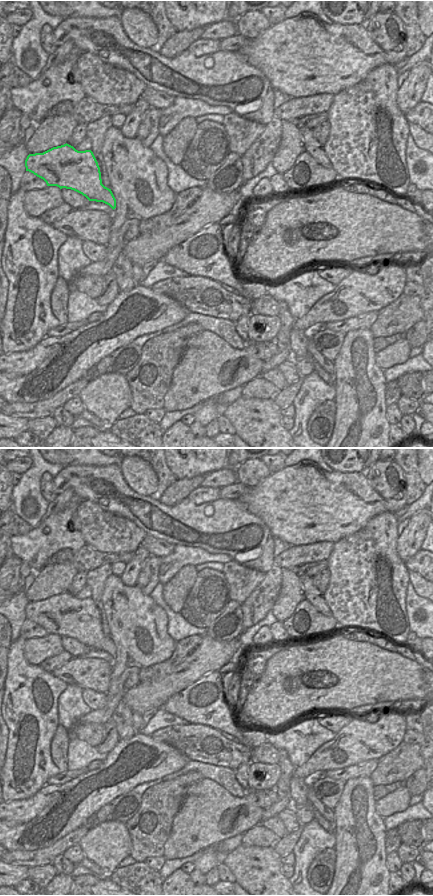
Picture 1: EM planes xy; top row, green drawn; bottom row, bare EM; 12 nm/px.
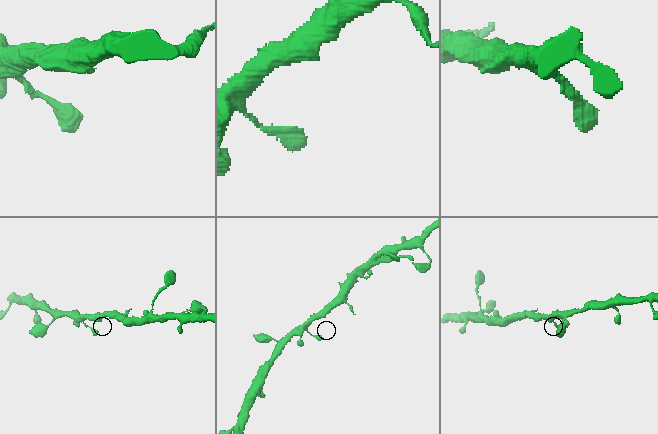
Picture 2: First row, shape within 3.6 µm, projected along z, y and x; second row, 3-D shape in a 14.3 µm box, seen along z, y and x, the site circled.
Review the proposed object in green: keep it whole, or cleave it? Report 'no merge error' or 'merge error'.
no merge error

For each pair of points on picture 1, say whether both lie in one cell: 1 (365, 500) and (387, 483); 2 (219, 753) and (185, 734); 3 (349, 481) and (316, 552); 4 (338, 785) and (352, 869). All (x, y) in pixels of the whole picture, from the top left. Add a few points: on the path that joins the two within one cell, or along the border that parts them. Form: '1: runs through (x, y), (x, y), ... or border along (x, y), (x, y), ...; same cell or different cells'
1: border along (363, 472), (369, 484), (384, 501), (386, 510); different cells
2: runs through (211, 747), (193, 741); same cell
3: border along (333, 543), (311, 542), (298, 546); different cells
4: border along (345, 782), (340, 799), (332, 809); different cells

